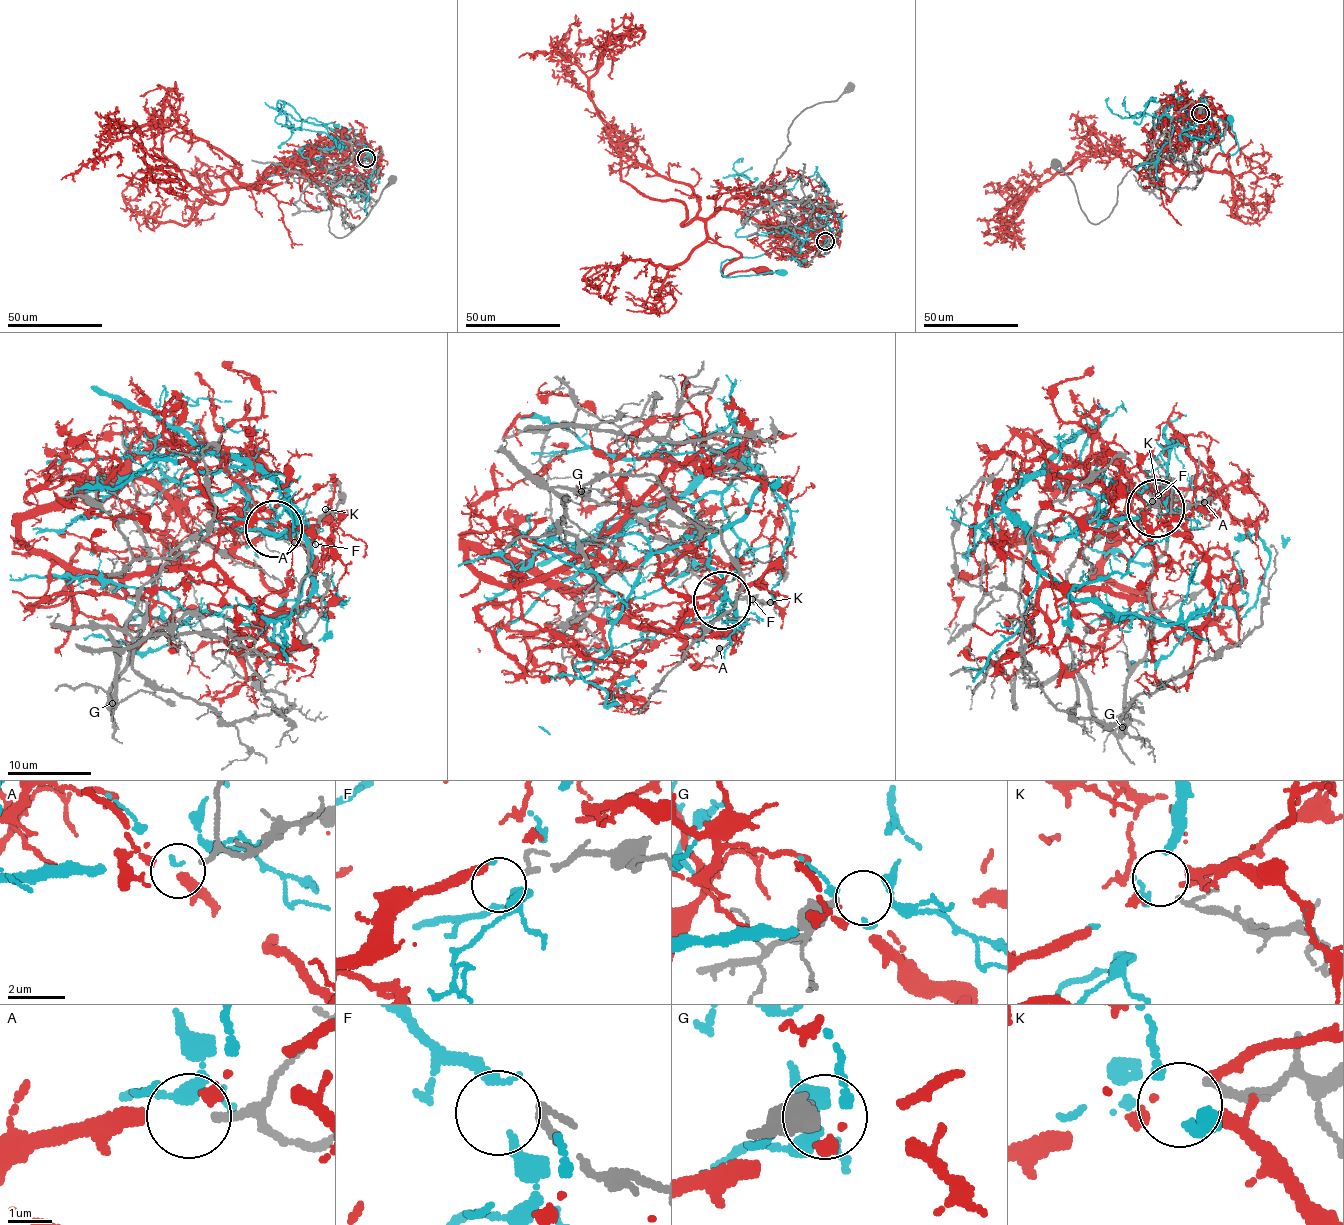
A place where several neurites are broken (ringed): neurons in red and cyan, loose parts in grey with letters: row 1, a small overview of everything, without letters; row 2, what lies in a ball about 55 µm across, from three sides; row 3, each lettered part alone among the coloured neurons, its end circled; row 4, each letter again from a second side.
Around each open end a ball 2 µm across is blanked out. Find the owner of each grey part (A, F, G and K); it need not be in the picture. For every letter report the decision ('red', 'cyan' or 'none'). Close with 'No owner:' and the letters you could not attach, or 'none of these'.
A: red
F: none
G: none
K: cyan
No owner: F, G

